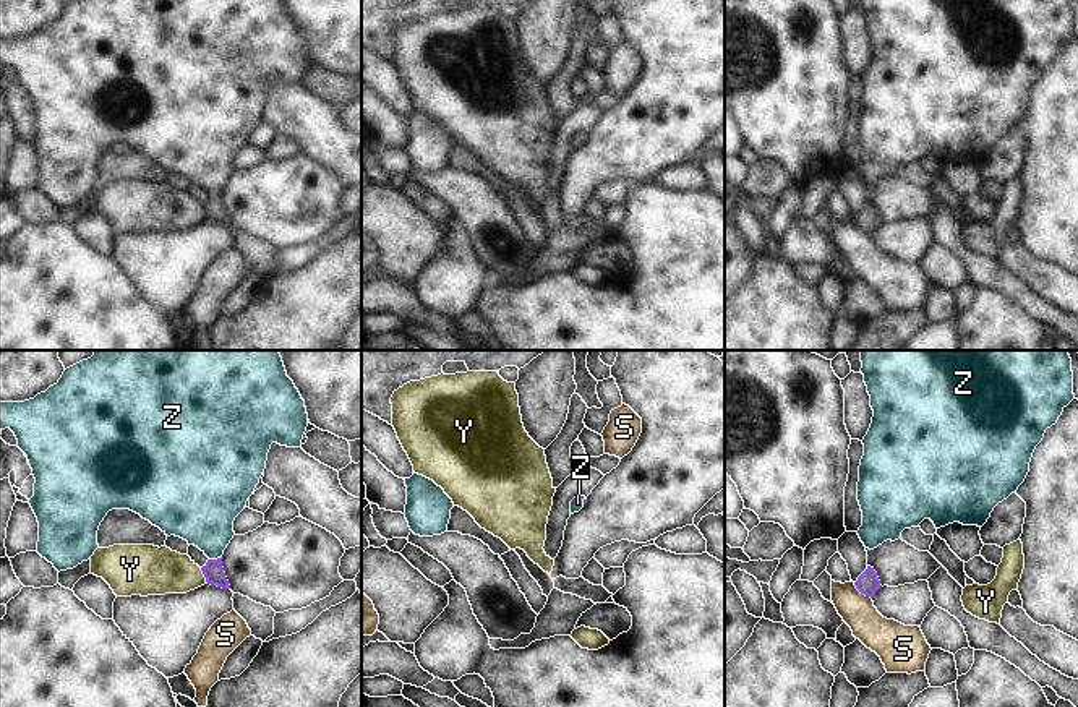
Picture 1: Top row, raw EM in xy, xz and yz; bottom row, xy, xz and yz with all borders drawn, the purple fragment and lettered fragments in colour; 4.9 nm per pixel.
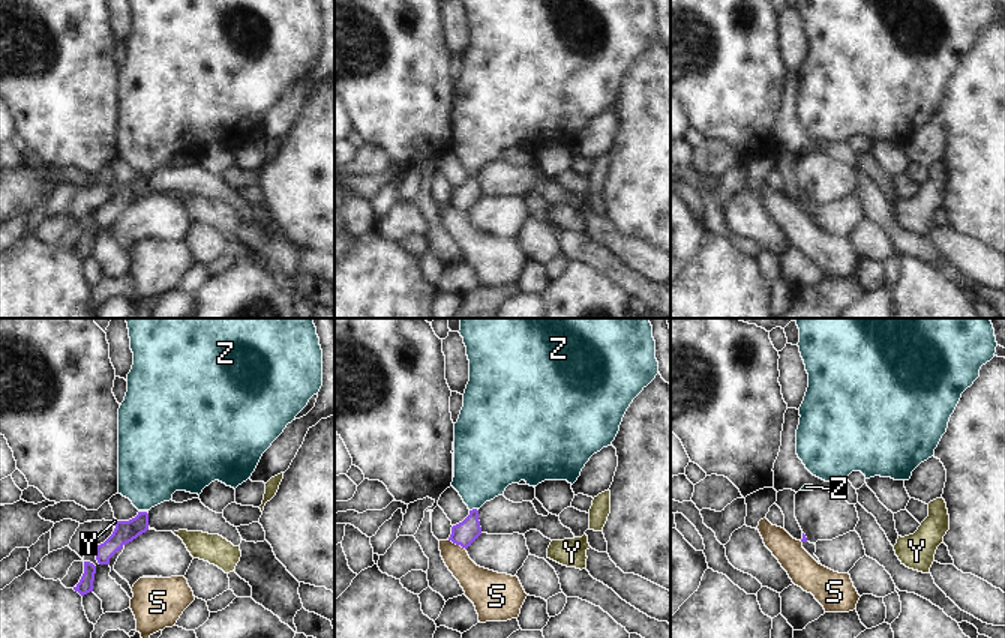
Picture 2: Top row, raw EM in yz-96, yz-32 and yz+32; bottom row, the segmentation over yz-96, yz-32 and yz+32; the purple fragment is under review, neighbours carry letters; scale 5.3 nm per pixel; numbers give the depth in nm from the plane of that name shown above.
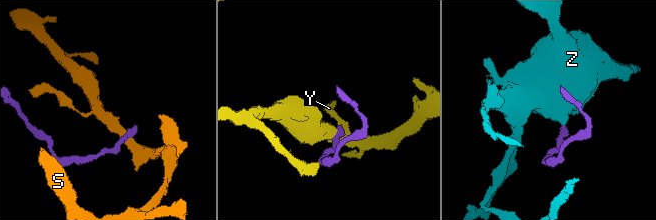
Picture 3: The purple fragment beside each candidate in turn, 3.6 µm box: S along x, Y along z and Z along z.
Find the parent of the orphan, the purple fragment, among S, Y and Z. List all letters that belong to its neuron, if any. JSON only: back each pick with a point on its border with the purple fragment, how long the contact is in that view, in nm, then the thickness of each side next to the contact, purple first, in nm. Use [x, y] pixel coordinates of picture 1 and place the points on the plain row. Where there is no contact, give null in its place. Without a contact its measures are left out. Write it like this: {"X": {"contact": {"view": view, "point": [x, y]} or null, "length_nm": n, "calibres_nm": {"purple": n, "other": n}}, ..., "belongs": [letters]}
{"Z": {"contact": {"view": "xy", "point": [214, 197]}, "length_nm": 60, "calibres_nm": {"purple": 100, "other": 320}}, "belongs": ["Z"]}

